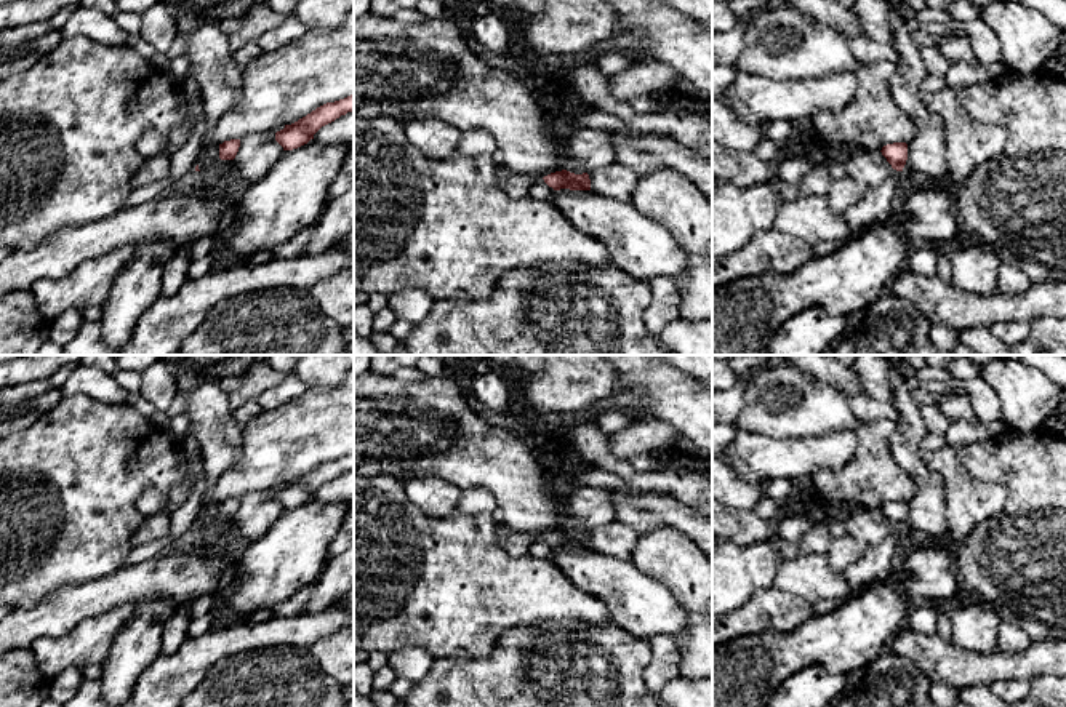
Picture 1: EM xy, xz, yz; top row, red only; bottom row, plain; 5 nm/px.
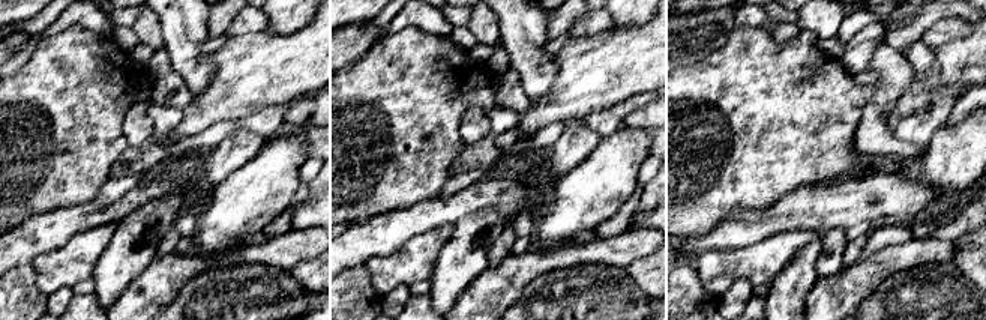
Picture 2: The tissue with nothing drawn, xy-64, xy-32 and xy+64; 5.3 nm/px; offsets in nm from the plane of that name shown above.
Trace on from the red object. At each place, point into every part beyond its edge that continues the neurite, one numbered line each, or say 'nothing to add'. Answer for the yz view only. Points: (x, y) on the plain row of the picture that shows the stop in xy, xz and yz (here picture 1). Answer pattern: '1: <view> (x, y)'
nothing to add

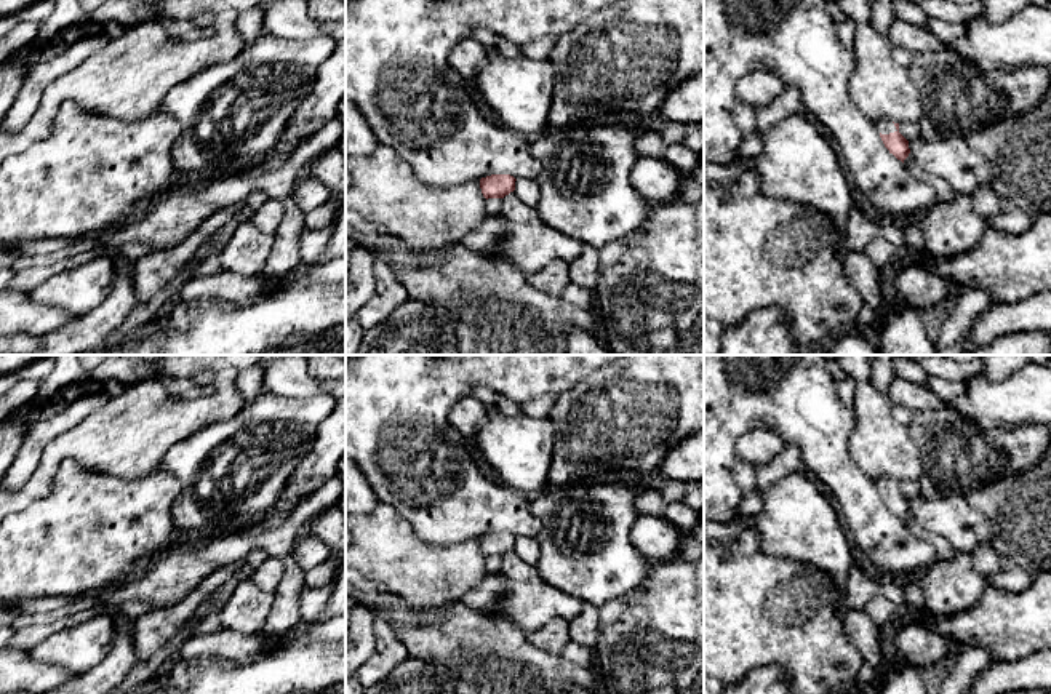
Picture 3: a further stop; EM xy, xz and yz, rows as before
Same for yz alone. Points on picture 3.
1: yz (885, 485)

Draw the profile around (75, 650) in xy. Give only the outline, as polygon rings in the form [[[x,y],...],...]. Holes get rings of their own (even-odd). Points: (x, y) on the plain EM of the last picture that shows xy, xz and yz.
[[[102,612],[56,632],[27,652],[37,662],[61,667],[74,680],[107,656],[115,633],[114,619]]]

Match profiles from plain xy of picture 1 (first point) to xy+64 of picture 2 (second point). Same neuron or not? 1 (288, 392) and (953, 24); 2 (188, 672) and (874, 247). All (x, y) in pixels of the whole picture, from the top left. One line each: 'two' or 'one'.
1: one
2: two

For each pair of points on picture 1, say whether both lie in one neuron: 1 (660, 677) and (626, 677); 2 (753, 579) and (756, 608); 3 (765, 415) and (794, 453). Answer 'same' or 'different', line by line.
1: different
2: different
3: different

